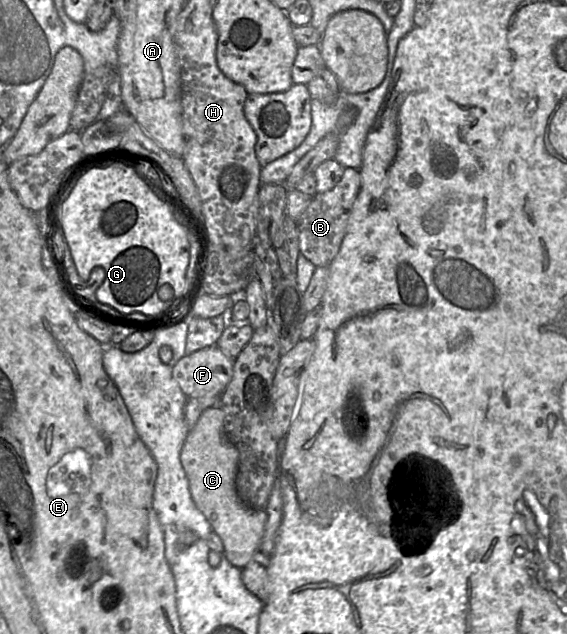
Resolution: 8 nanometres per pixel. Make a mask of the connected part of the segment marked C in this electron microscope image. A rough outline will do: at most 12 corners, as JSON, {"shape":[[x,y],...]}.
{"shape":[[219,405],[189,430],[180,459],[195,505],[242,570],[268,516],[245,504],[239,451]]}

